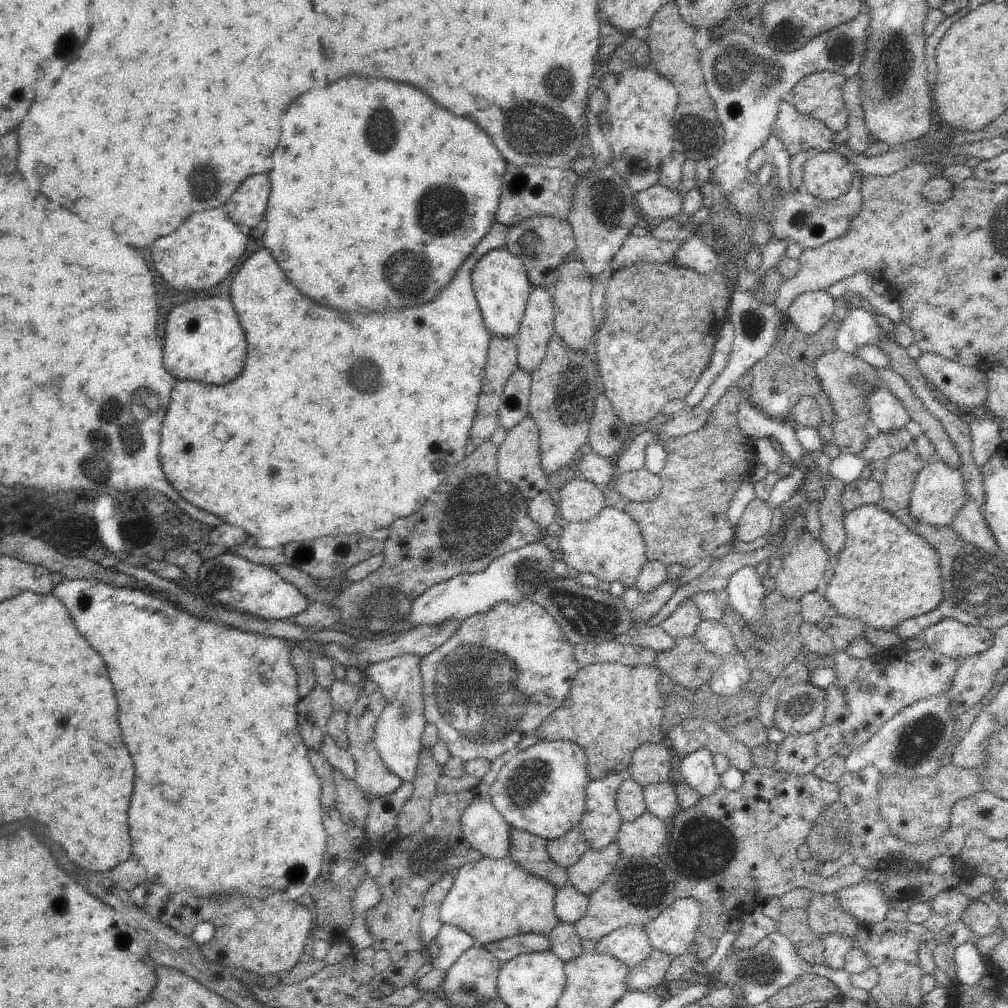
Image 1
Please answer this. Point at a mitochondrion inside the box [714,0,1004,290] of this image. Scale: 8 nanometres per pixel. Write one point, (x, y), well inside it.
(895, 47)

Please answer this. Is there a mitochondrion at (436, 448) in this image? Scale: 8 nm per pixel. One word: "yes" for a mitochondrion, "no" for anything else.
no

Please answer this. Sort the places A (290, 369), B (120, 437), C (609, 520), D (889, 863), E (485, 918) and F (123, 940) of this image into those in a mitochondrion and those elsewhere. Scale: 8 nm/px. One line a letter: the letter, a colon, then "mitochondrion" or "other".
A: other
B: mitochondrion
C: other
D: other
E: other
F: other

